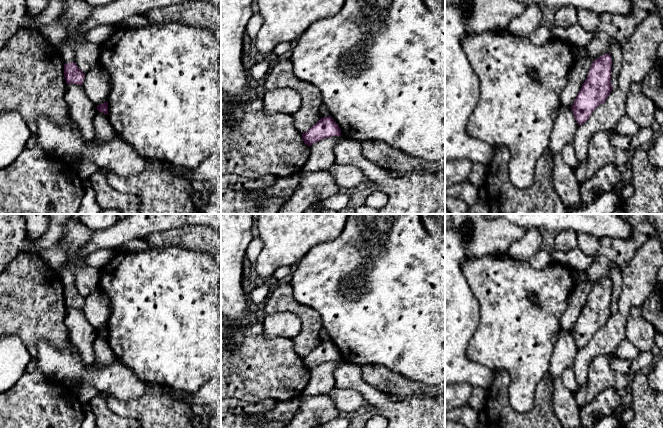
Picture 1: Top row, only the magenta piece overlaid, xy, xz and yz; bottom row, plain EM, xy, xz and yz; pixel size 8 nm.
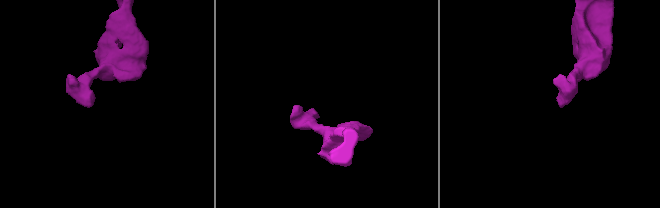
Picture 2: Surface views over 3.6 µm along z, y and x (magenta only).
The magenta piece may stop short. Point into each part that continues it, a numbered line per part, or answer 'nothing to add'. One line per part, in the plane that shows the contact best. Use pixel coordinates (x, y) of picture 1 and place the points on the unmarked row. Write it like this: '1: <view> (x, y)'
nothing to add

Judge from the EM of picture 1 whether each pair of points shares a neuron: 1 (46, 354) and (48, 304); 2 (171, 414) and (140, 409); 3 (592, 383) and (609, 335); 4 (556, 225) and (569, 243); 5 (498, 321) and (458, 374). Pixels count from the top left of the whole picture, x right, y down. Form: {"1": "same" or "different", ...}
{"1": "different", "2": "same", "3": "different", "4": "different", "5": "different"}

